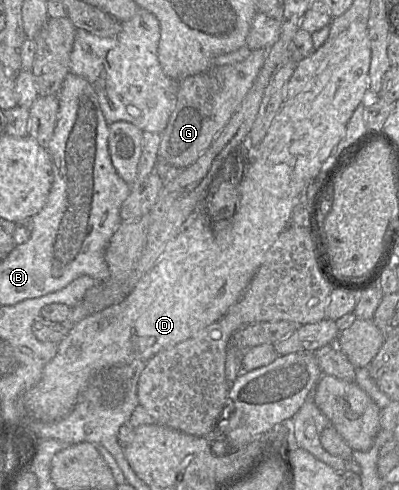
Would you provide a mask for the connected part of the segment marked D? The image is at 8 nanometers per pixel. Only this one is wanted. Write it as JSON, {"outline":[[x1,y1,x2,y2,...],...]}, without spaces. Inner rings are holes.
{"outline":[[356,19,336,37,332,50,302,92,283,103,262,142,252,146,250,165,245,177,239,181,234,215,227,221,213,222,205,210,198,209,192,213,154,266,122,302,68,326,67,334,58,343,56,356,44,366,41,380,23,394,23,405,30,417,41,422,62,419,72,411,79,394,96,372,136,360,147,361,157,353,195,336,223,316,243,296,243,290,249,286,267,251,290,225,292,211,299,203,302,191,317,176,332,149,344,136,355,109,368,98,370,60,367,19],[70,348,77,349,75,359,67,355]]}

